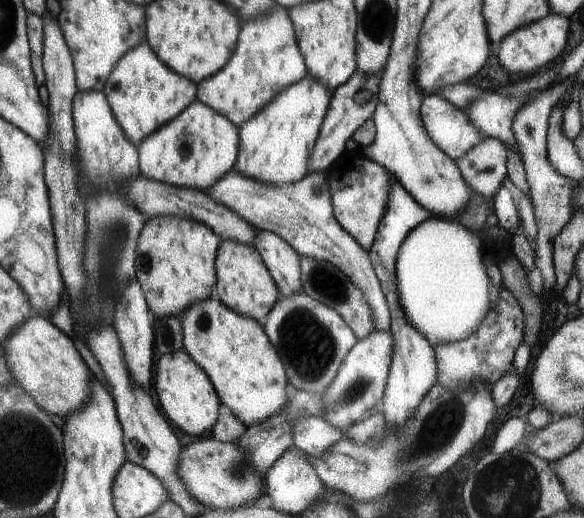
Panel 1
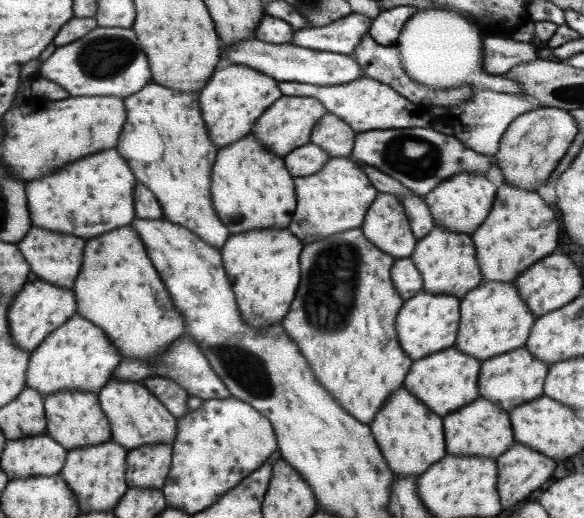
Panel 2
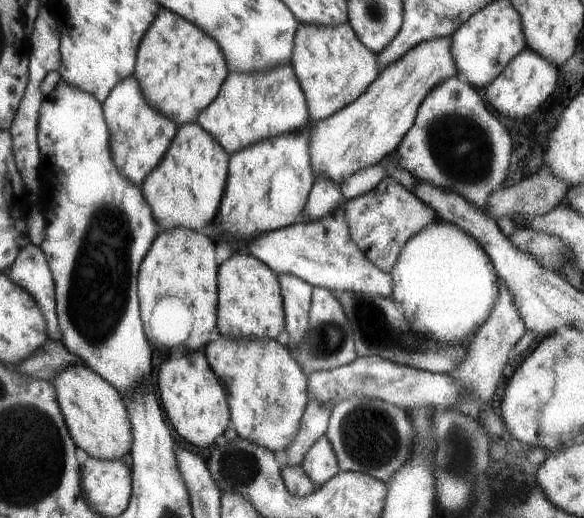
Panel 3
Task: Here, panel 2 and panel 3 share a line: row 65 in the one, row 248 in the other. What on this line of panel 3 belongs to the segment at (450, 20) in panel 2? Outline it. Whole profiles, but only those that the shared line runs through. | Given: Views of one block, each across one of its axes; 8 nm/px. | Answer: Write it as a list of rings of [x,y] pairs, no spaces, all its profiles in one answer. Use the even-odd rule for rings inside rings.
[[[439,220],[421,228],[403,244],[390,274],[392,299],[401,306],[409,328],[435,344],[465,344],[483,326],[499,290],[498,276],[481,245],[453,223]]]

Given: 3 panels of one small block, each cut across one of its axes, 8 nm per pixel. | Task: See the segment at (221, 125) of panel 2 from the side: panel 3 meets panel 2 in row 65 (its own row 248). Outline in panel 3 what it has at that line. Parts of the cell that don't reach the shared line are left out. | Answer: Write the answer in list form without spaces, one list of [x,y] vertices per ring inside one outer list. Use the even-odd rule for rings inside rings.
[[[310,121],[297,132],[265,138],[230,154],[223,198],[217,214],[219,234],[223,234],[225,240],[221,243],[228,245],[231,255],[243,251],[241,242],[247,242],[261,232],[271,232],[302,221],[301,212],[316,179],[309,162],[311,123],[314,122]]]

